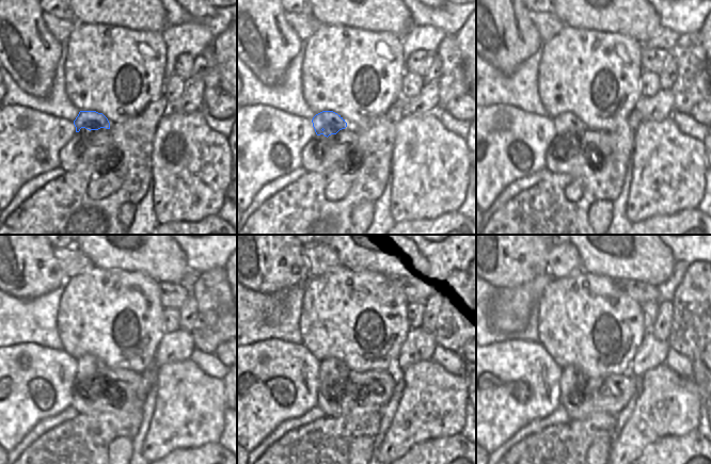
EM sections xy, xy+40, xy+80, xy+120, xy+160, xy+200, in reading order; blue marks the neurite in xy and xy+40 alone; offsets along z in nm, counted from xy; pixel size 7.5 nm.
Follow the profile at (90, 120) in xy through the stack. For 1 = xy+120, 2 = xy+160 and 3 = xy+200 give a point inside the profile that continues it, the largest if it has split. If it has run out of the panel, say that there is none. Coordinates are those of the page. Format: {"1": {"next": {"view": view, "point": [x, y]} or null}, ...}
{"1": {"next": {"view": "xy+120", "point": [91, 370]}}, "2": {"next": {"view": "xy+160", "point": [332, 373]}}, "3": {"next": {"view": "xy+200", "point": [572, 382]}}}

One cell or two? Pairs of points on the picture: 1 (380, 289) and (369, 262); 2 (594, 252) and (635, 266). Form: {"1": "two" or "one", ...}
{"1": "two", "2": "one"}

